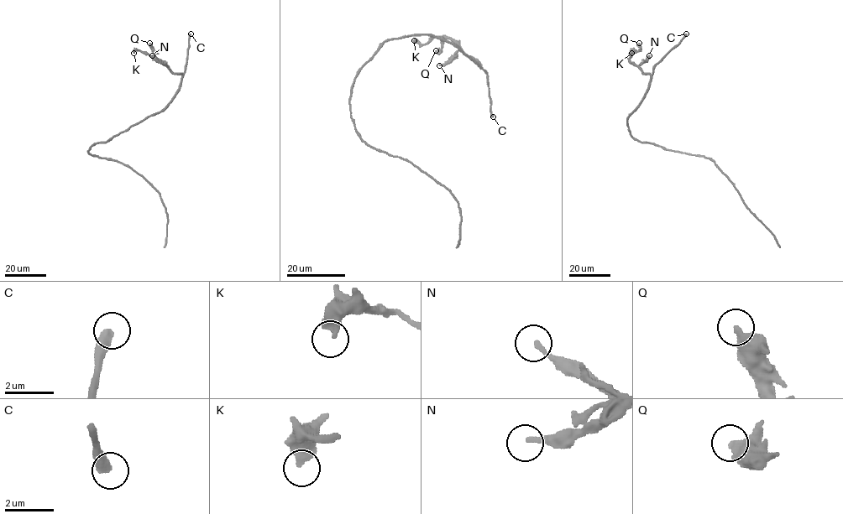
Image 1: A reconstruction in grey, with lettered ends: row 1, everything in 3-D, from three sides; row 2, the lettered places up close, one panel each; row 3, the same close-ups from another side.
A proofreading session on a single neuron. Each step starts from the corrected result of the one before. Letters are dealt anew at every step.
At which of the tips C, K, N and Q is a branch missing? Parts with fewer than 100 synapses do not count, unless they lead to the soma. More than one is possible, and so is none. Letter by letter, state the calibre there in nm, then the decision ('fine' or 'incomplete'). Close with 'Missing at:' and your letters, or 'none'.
C: 440 nm thick; incomplete
K: 420 nm thick; fine
N: 190 nm thick; fine
Q: 440 nm thick; fine
Missing at: C

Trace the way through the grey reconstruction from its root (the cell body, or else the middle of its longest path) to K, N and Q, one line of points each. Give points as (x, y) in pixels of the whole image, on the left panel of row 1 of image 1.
K: (91, 146), (104, 142), (160, 111), (179, 88), (181, 74), (173, 73), (148, 54), (137, 50), (133, 53)
N: (91, 146), (104, 142), (160, 111), (175, 95), (182, 75), (173, 73), (152, 55)
Q: (91, 146), (104, 142), (160, 111), (179, 88), (182, 75), (173, 73), (160, 63), (149, 43)

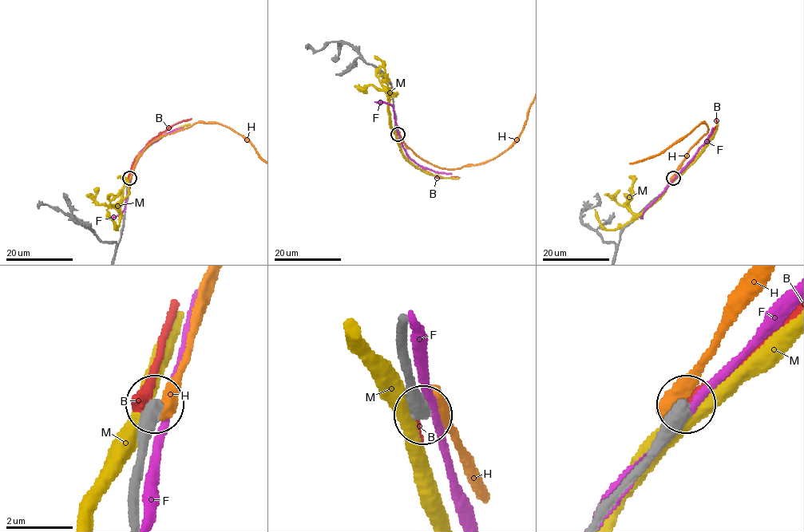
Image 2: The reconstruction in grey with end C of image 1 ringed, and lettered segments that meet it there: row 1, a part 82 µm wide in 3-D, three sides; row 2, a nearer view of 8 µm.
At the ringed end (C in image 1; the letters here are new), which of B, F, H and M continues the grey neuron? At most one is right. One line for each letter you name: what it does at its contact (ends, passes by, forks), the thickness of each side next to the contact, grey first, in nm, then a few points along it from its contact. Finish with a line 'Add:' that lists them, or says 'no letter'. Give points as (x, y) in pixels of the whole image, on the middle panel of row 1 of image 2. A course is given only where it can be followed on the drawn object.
Add: no letter

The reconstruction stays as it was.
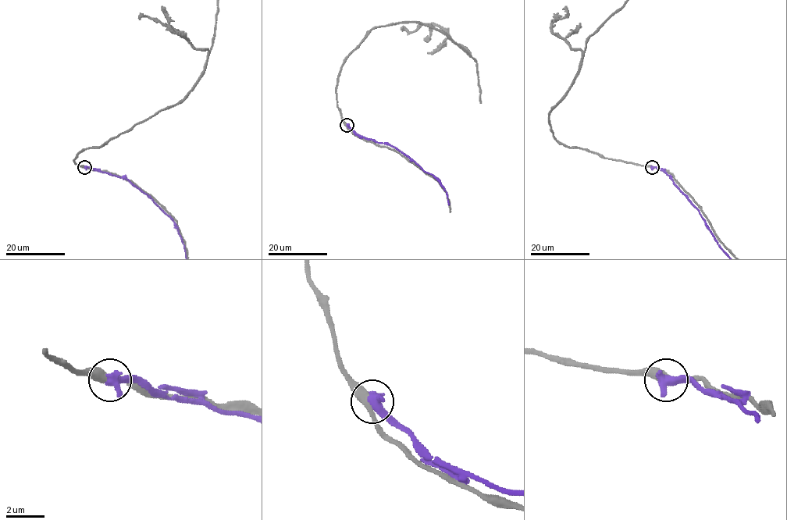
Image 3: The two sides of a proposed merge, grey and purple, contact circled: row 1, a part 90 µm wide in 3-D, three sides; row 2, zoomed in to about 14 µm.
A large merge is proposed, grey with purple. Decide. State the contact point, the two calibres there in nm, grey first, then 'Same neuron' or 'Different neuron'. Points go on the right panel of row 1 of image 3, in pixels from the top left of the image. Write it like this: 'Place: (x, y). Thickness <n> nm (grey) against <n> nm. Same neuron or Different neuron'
Place: (652, 167). Thickness 360 nm (grey) against 600 nm. Different neuron

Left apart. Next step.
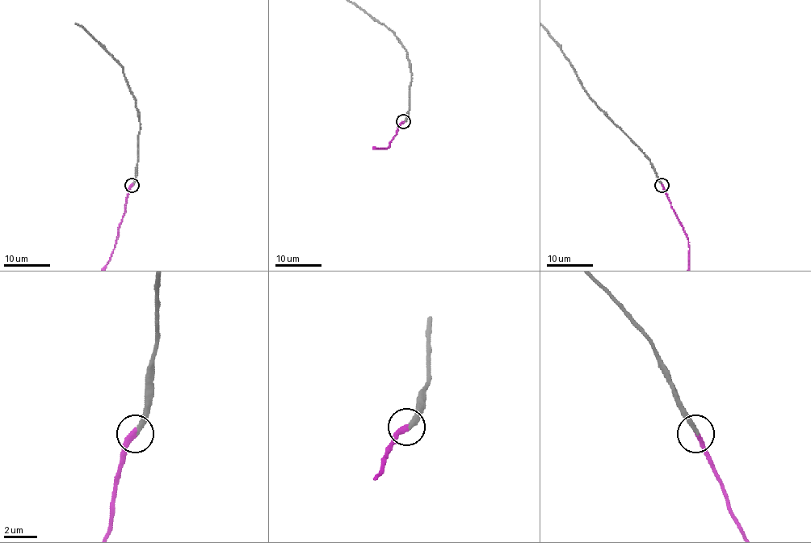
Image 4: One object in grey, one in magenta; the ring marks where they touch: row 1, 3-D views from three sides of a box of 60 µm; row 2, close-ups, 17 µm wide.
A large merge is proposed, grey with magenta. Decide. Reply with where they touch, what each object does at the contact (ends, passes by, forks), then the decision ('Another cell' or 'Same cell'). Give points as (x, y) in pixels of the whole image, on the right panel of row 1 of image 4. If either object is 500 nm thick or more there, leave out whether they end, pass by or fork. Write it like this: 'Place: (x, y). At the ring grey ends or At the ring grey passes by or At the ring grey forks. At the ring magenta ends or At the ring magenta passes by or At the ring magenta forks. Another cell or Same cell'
Place: (661, 185). At the ring grey ends. At the ring magenta ends. Same cell

